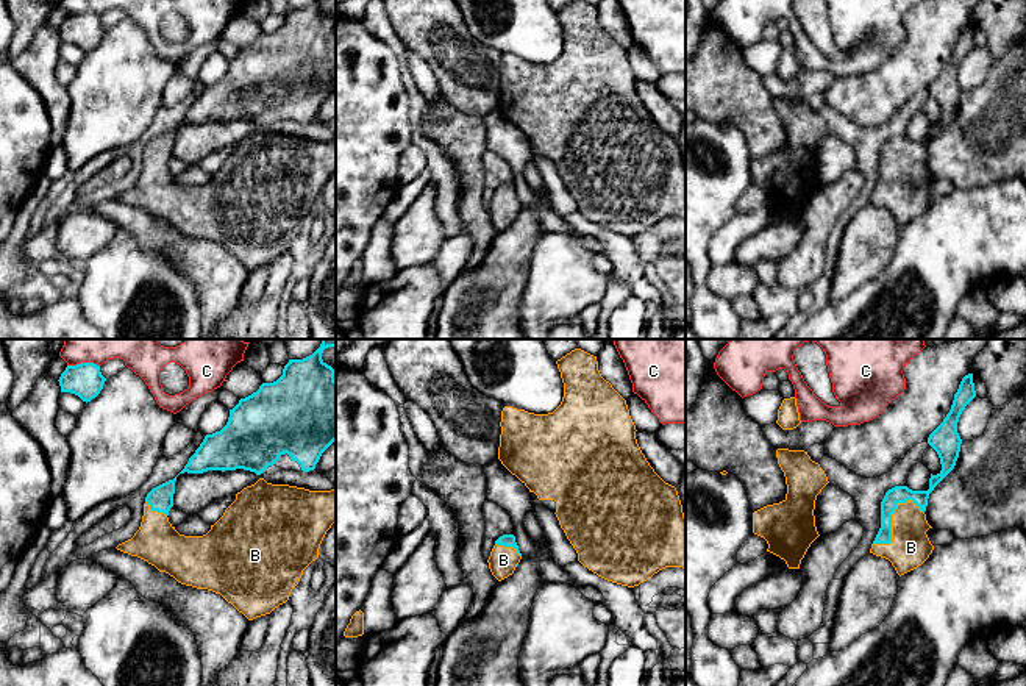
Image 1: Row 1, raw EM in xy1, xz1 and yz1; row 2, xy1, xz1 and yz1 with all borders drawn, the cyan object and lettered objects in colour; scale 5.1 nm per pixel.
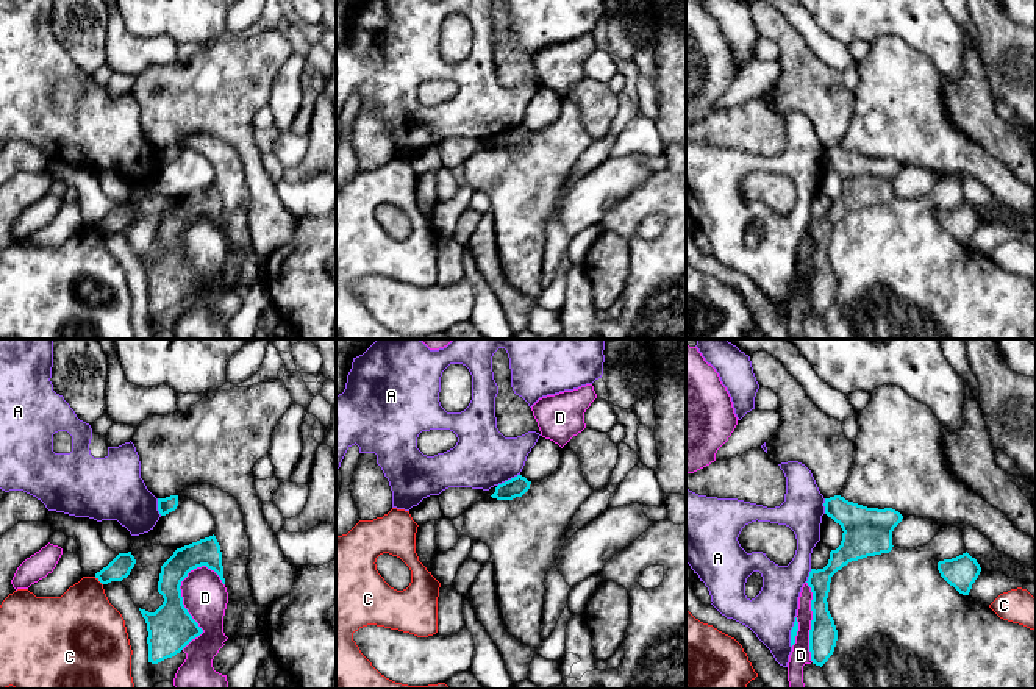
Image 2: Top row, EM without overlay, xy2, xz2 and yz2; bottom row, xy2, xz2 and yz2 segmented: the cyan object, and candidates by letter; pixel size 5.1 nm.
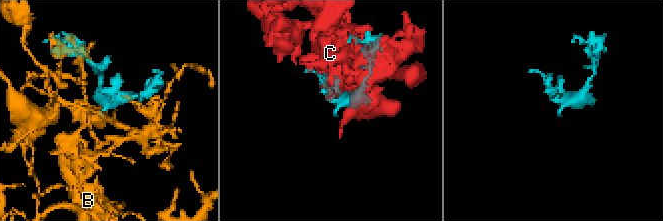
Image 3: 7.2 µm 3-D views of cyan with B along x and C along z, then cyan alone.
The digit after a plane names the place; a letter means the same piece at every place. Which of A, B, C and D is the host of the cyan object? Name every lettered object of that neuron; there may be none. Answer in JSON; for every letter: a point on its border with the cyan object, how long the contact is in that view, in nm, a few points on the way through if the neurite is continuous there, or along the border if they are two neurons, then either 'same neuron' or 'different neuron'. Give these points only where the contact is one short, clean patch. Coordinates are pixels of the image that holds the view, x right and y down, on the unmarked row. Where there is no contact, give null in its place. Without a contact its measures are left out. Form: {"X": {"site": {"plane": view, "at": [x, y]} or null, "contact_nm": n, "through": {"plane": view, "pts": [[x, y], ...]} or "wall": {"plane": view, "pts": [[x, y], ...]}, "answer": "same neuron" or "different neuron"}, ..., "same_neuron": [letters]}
{"A": {"site": {"plane": "xz2", "at": [508, 130]}, "contact_nm": 140, "answer": "different neuron"}, "B": {"site": {"plane": "yz1", "at": [890, 169]}, "contact_nm": 320, "answer": "same neuron"}, "C": {"site": {"plane": "xy2", "at": [99, 230]}, "contact_nm": 60, "answer": "different neuron"}, "D": {"site": {"plane": "xy2", "at": [183, 255]}, "contact_nm": 460, "answer": "different neuron"}, "same_neuron": ["B"]}

